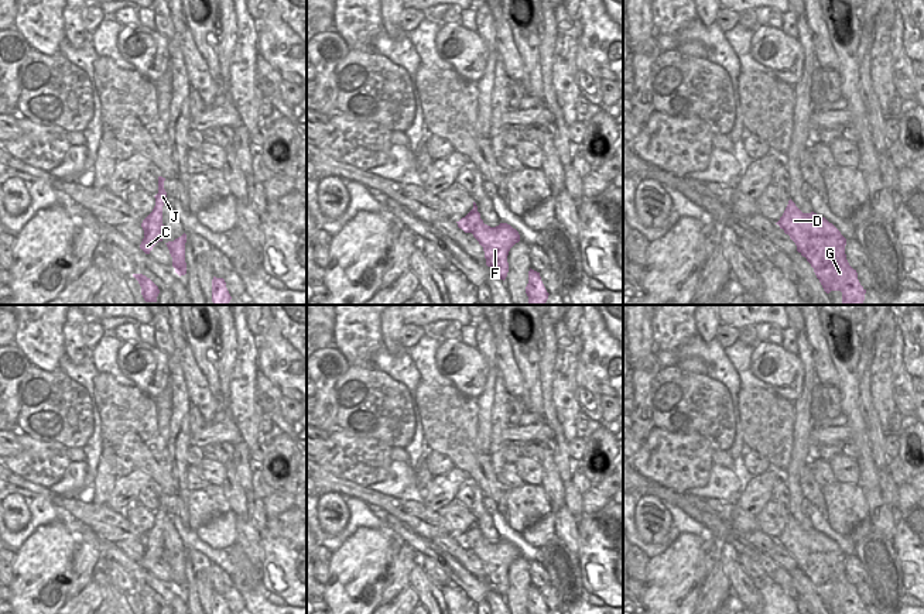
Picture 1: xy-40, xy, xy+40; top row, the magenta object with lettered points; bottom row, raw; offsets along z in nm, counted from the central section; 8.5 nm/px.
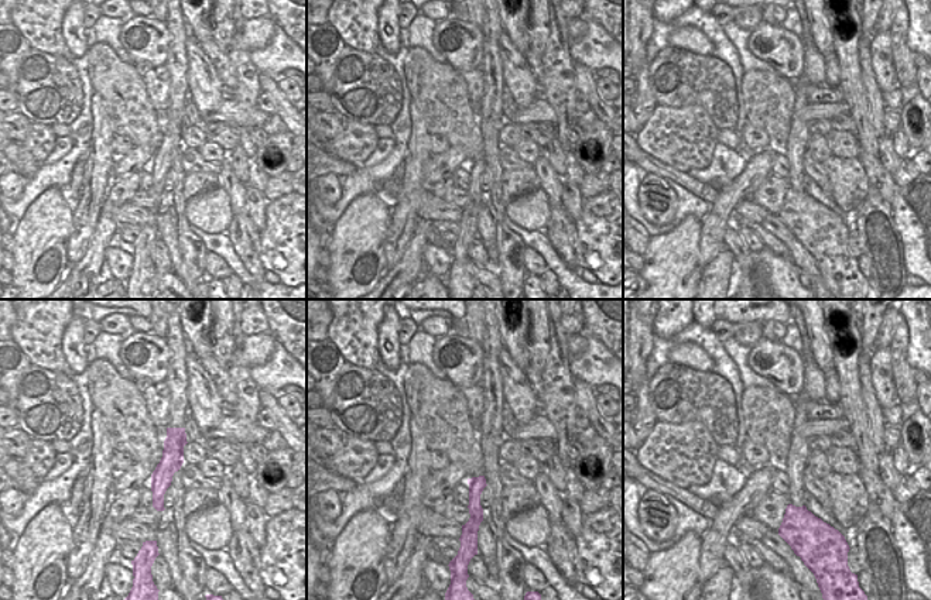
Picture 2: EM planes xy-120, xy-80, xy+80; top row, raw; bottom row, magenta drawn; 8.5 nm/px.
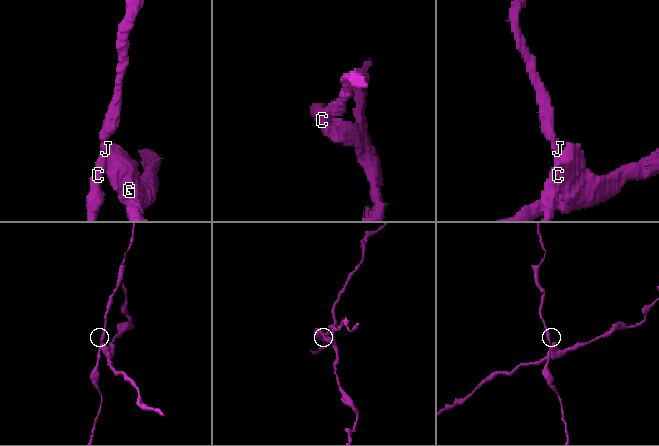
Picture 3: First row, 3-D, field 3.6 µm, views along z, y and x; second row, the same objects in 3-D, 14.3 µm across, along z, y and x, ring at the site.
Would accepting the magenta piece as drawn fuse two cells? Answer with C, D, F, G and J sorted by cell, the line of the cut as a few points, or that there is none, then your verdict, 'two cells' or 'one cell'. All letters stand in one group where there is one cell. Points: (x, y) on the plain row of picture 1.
C J / D F G | xy (481, 535), (471, 548) | two cells

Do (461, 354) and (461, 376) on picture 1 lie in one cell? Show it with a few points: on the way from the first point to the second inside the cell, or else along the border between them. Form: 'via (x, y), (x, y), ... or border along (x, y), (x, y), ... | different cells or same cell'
via (461, 360), (461, 370) | same cell

